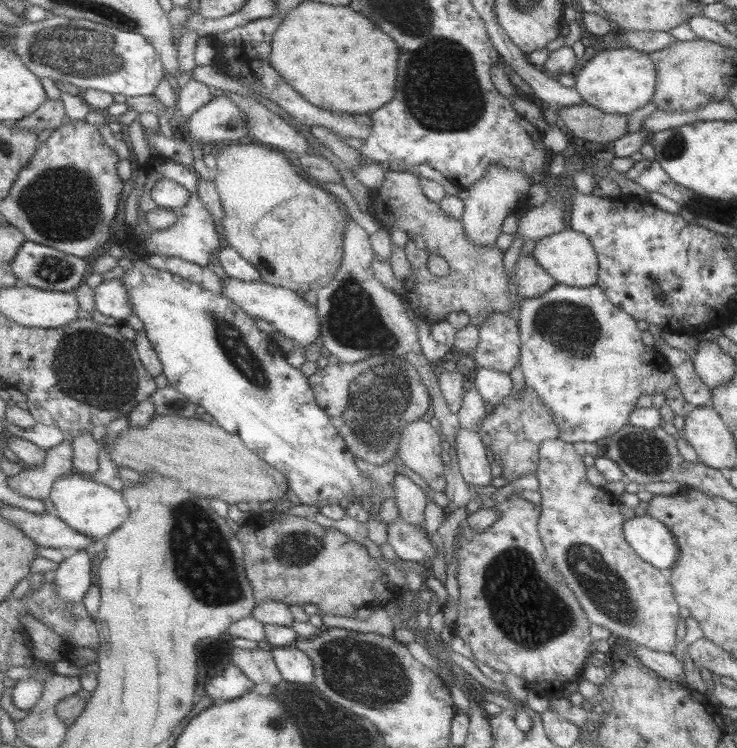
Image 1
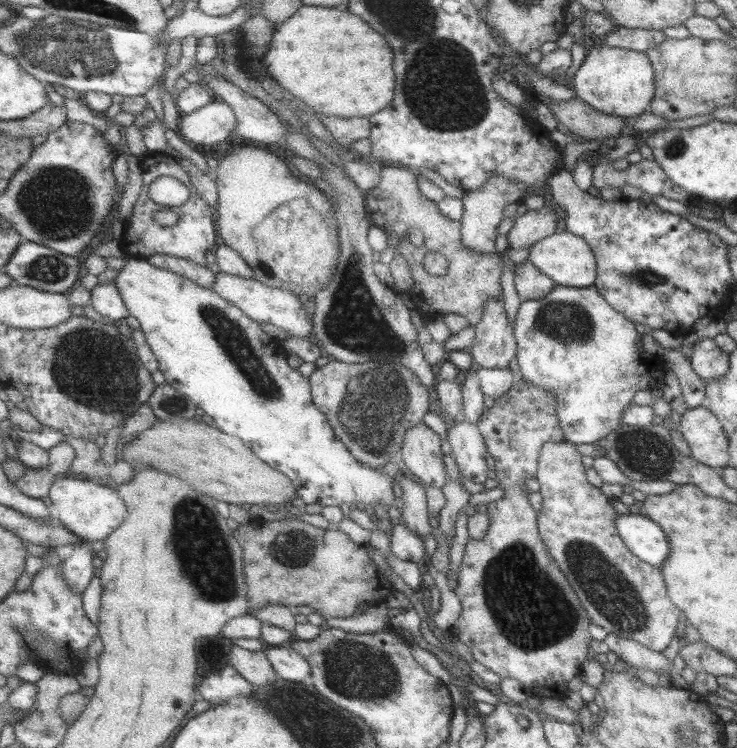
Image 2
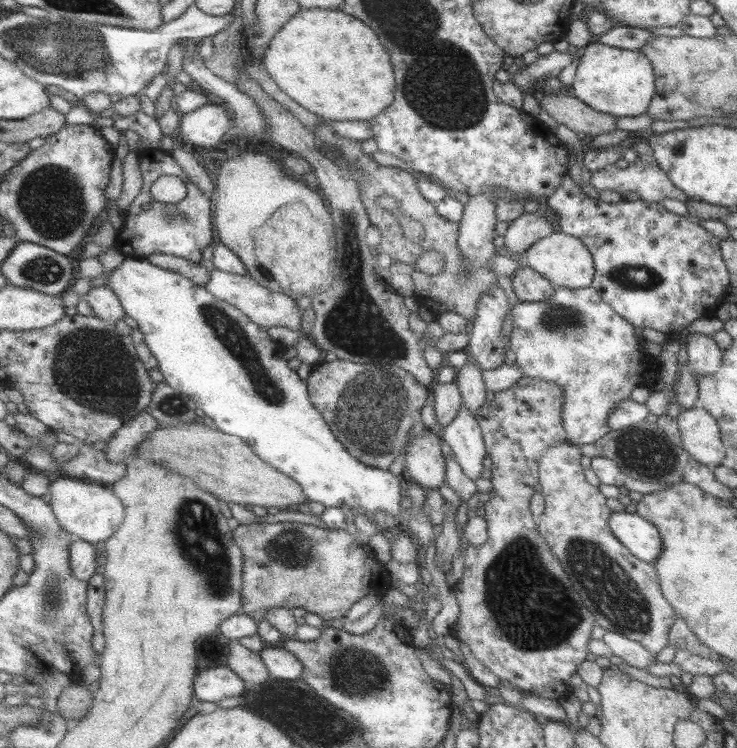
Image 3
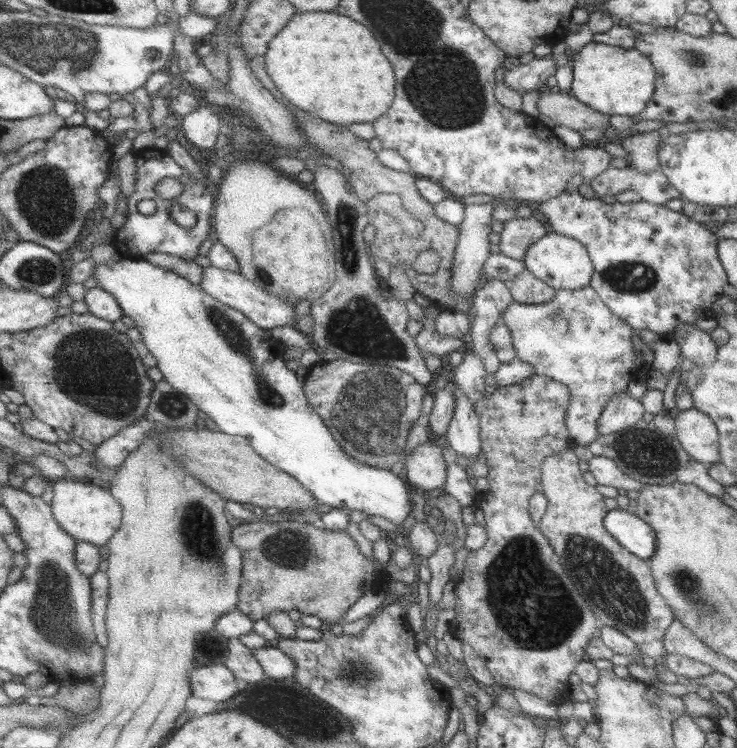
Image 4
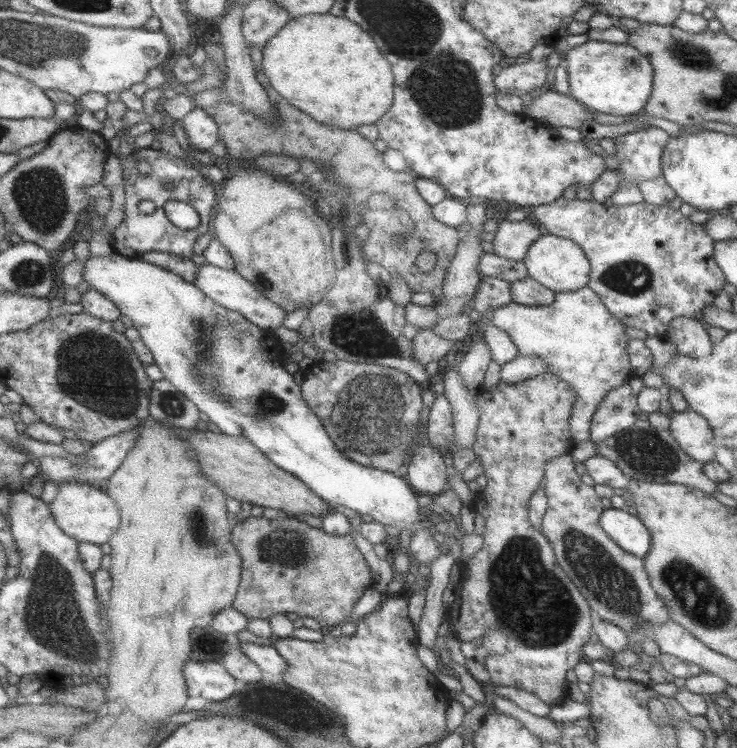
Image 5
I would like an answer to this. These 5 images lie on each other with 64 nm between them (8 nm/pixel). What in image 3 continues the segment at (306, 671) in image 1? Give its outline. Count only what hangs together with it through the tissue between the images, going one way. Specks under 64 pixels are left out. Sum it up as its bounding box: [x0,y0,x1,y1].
[261,646,304,680]

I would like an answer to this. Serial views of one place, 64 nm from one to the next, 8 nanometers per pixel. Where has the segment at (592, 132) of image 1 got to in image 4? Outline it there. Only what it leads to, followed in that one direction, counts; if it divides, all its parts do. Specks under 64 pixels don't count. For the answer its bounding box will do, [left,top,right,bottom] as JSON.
[537,89,611,133]

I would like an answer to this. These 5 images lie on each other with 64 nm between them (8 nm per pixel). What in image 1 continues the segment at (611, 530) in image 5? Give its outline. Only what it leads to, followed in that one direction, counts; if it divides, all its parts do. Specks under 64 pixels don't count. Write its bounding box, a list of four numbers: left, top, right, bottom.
[622,514,680,572]

